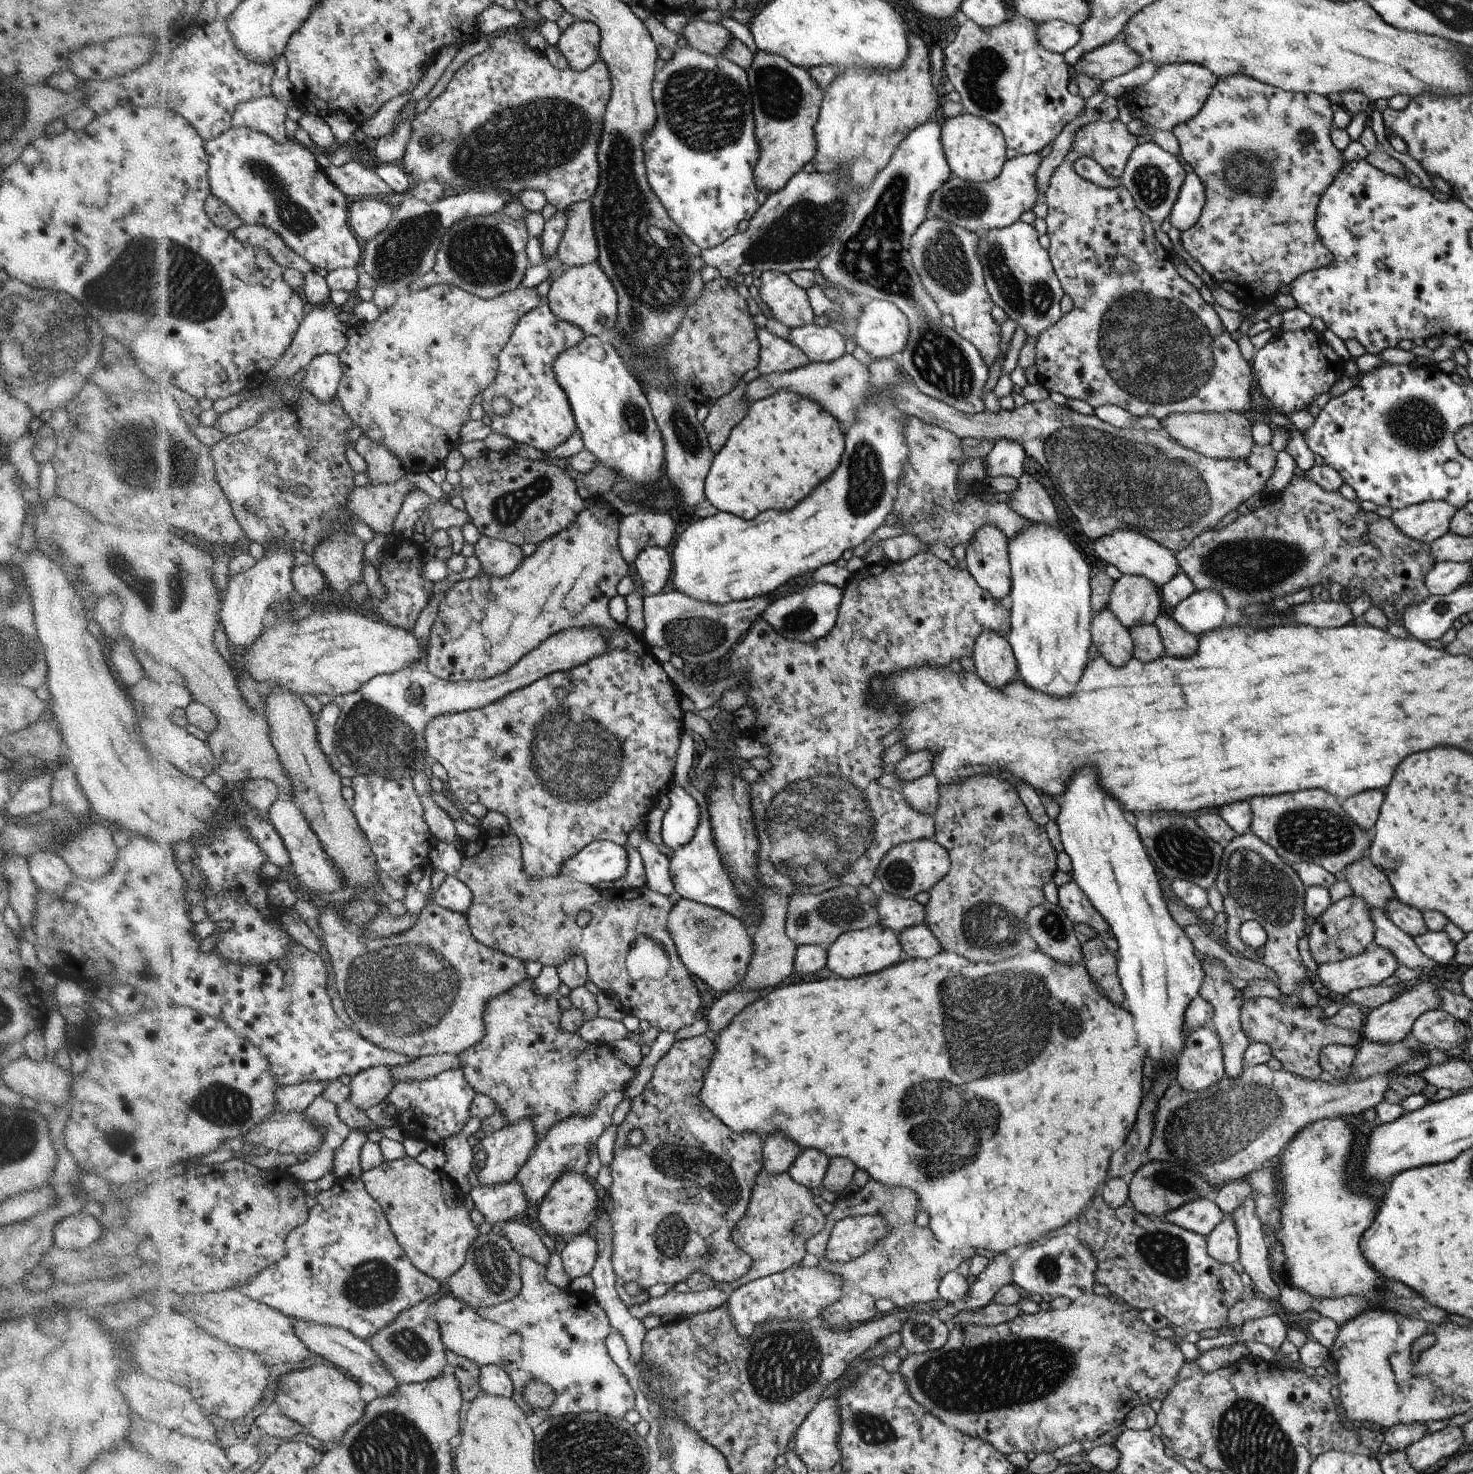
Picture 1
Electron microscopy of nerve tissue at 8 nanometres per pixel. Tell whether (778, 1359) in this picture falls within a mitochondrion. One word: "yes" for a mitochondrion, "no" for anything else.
yes

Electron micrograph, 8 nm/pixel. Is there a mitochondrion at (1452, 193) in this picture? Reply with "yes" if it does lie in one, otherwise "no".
no

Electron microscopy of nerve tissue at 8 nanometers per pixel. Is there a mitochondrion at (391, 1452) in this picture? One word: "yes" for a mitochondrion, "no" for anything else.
yes

